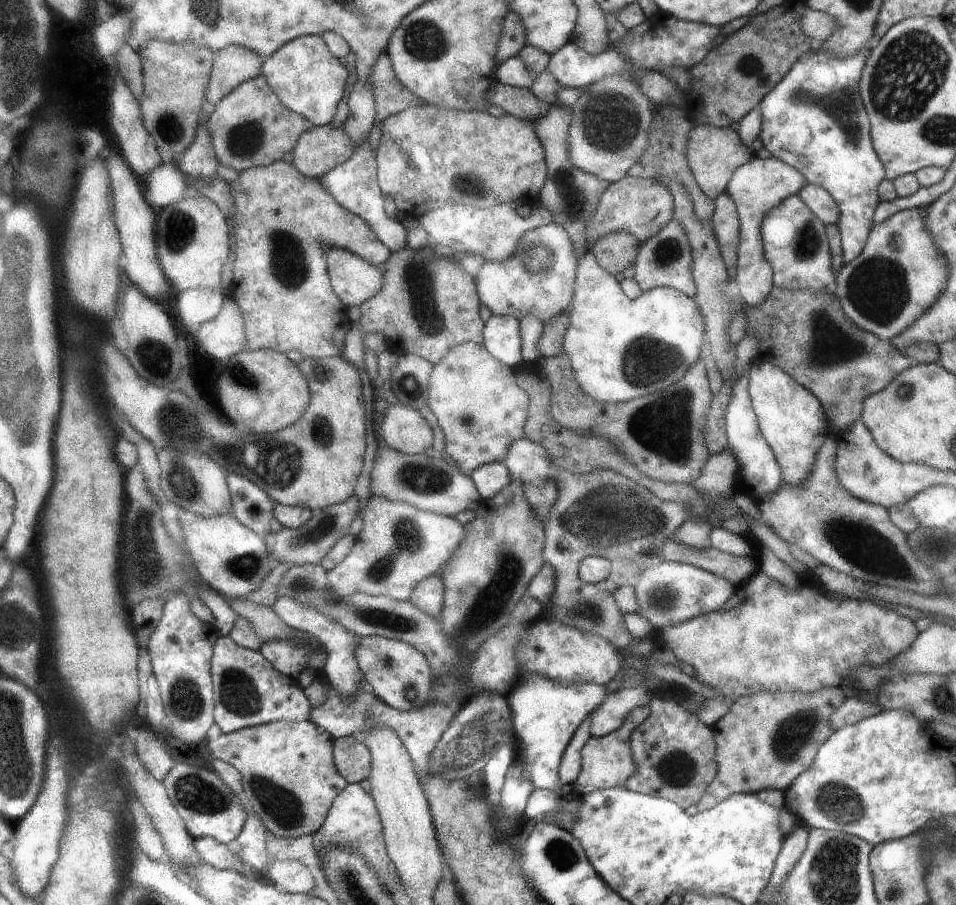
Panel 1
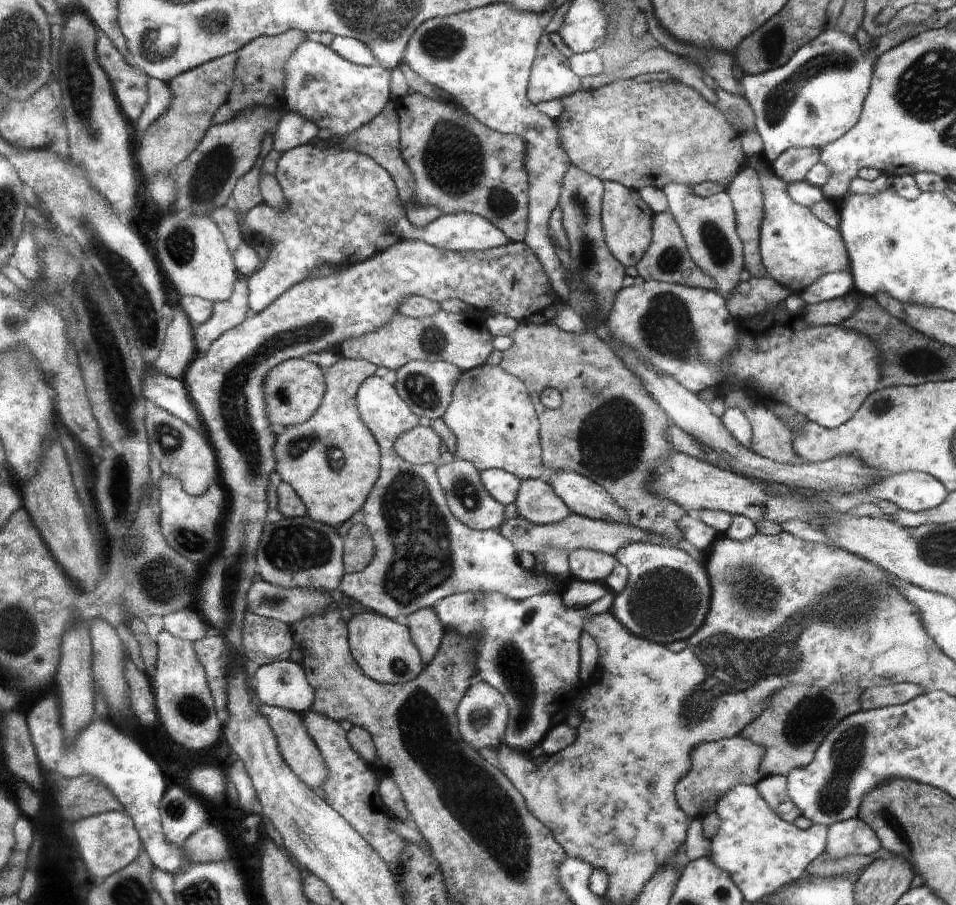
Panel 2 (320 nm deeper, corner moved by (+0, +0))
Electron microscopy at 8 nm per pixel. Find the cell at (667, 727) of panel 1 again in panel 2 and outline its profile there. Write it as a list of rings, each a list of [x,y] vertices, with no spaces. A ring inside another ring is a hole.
[[[736,736],[713,742],[704,742],[696,746],[691,755],[691,771],[675,790],[678,796],[679,807],[682,808],[687,819],[704,819],[716,811],[720,798],[728,793],[728,790],[735,789],[740,784],[756,785],[765,778],[762,772],[763,759],[766,757],[767,748],[751,739]]]

